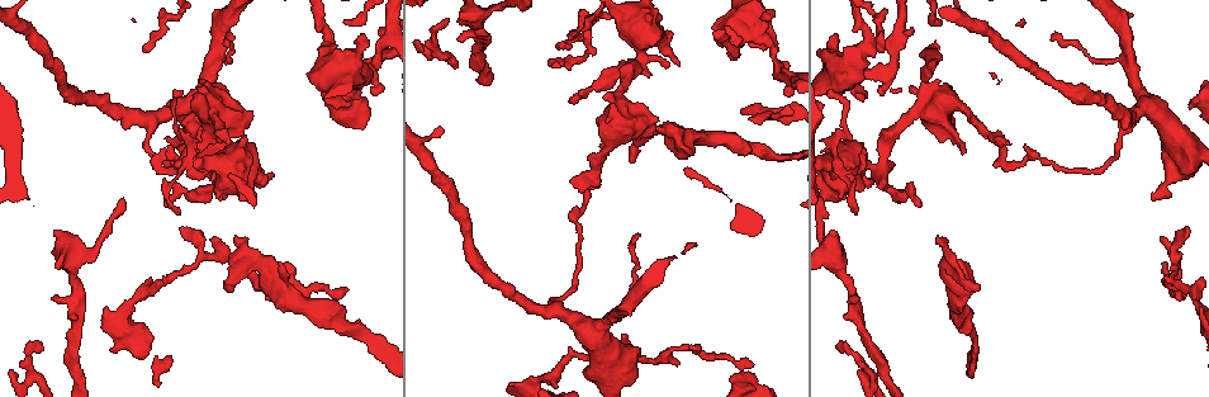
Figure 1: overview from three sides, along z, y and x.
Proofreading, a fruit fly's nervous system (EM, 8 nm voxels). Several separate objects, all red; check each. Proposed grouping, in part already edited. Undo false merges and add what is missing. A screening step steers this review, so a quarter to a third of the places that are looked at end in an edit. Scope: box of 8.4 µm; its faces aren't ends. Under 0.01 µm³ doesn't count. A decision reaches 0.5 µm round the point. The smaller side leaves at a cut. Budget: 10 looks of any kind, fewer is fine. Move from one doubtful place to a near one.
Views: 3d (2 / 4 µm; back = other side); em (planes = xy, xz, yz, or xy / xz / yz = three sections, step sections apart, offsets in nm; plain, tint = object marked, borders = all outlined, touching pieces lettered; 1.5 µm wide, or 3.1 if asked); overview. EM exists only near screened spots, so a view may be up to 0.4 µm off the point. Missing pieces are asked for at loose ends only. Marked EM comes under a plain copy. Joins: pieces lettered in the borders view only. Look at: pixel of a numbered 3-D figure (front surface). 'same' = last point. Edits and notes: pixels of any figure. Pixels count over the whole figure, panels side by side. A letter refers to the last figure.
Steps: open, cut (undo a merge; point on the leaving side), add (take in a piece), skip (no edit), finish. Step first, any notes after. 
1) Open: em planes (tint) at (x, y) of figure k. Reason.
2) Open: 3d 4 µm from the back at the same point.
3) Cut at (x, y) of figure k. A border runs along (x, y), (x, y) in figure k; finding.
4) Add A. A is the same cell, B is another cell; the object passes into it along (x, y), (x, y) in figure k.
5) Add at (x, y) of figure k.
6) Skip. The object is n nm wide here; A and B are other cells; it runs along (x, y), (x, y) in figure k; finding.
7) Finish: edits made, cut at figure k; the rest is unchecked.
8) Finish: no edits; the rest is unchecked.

Open: 3d 4 µm at (1186, 229) of figure 1. Thin end.

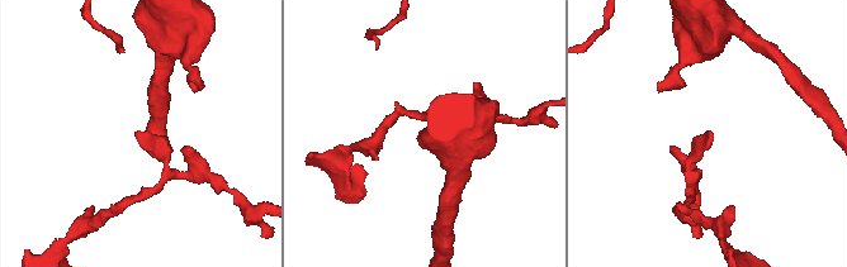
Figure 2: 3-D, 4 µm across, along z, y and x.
Open: em planes (borders) at (137, 132) of figure 2. Shape alone is not enough.

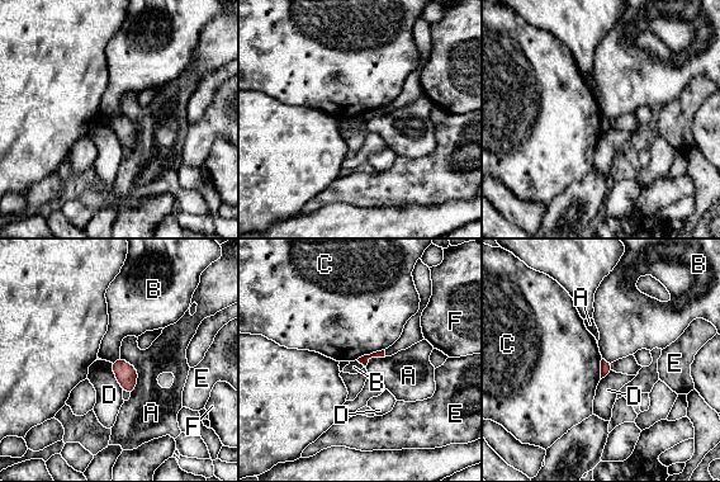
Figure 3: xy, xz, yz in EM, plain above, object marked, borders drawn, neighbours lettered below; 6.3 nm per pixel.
Skip. The longest contact is with A, 260 nm; A, B, C, D, E and F are other cells; a border runs along (119, 357), (112, 363) in figure 3; no lettered piece goes on from it.

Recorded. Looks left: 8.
Open: 3d 4 µm at (585, 197) of figure 1. Sharp bend.

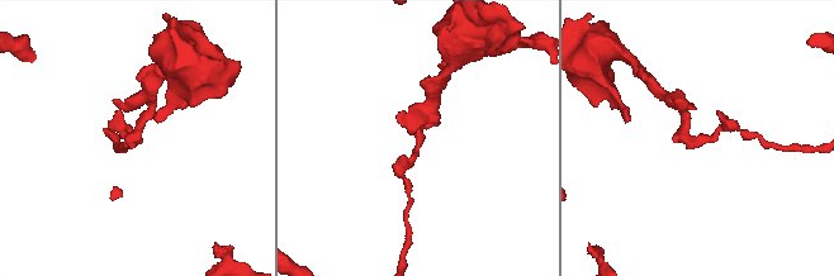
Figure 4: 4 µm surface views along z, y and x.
Open: em planes (borders) at (133, 141) of figure 4. Now the EM.

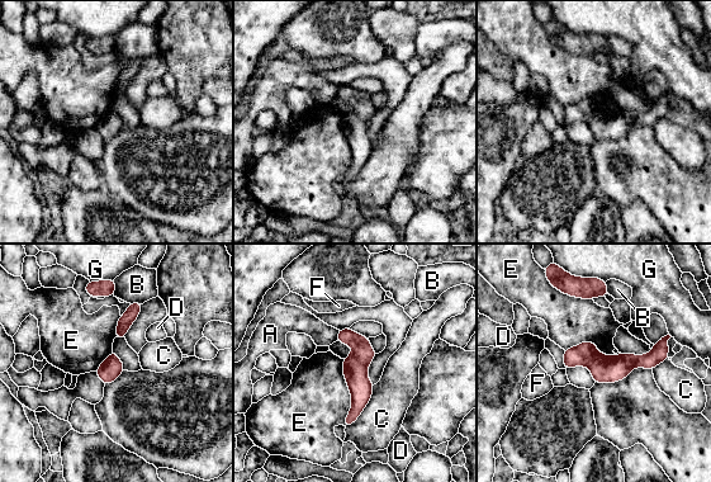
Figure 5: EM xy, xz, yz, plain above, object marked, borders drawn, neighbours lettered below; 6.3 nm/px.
Cut at (355, 373) of figure 5. The object is 140 nm wide here; the longest contact is with E, 420 nm; A, B, C, D, E, F and G are other cells; a second neuron is stuck on.

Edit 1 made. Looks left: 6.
Open: 3d 2 µm at (911, 89) of figure 1. Branch stops here.

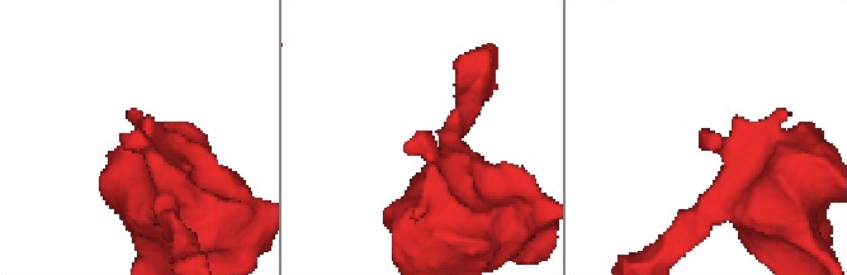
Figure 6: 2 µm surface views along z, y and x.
Open: em planes (tint) at (708, 134) of figure 6.

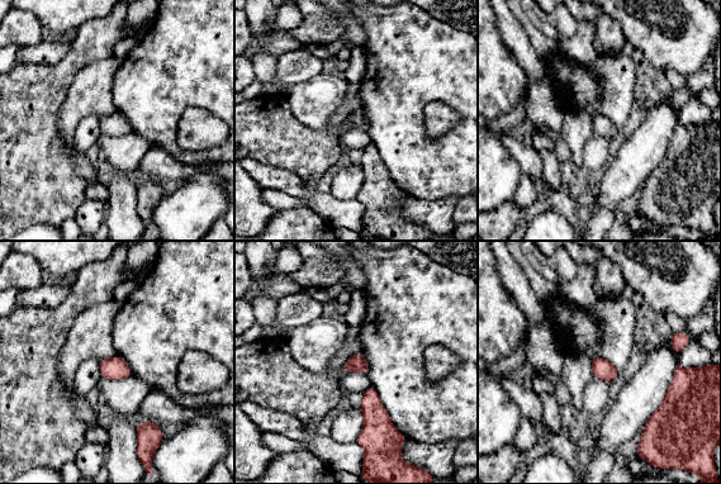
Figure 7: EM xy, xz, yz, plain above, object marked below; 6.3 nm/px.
Open: em planes (borders) at the same point. See the neighbours.

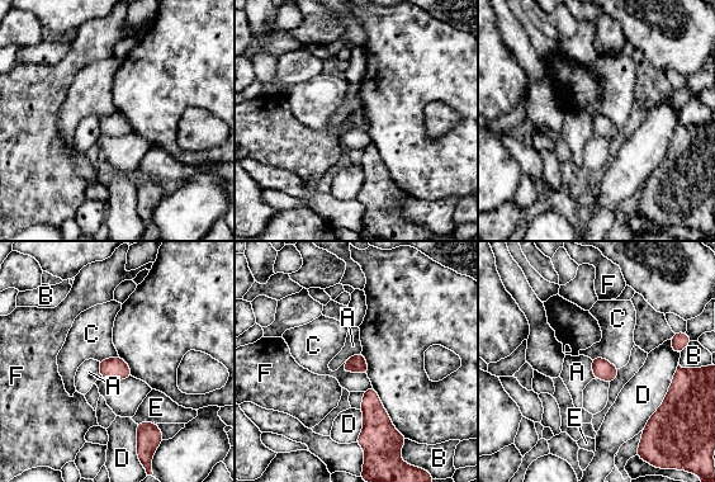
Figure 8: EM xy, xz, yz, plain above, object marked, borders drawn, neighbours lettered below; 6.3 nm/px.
Skip. A, B, C, D, E and F are other cells; a border runs along (342, 364), (344, 372), (367, 376) in figure 8; none of them fits.

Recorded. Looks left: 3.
Open: em planes (borders) at (571, 100) of figure 1.

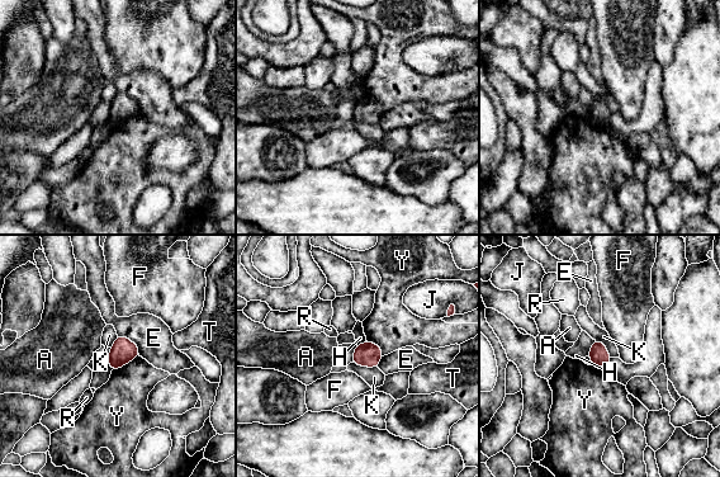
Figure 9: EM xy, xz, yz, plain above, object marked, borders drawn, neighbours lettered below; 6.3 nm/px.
Skip. The object is 120 nm wide here; A, E, F, H, J, K, R, T and Y are other cells; a border runs along (353, 362), (360, 365), (377, 367) in figure 9; none of them fits.

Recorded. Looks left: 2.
Finish: edits made, cut at figure 5; the rest is unchecked.

